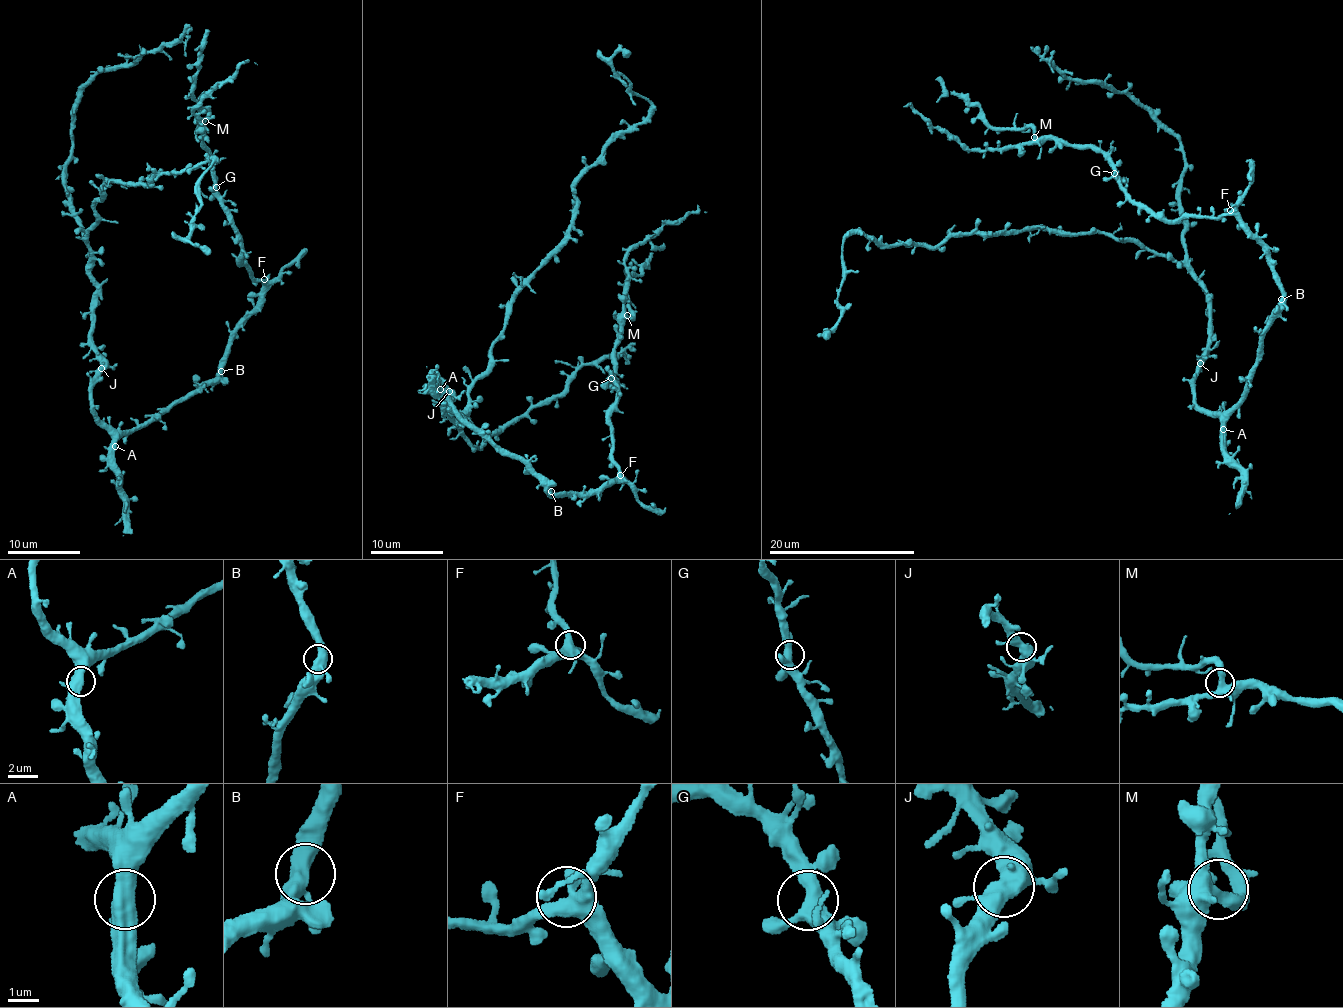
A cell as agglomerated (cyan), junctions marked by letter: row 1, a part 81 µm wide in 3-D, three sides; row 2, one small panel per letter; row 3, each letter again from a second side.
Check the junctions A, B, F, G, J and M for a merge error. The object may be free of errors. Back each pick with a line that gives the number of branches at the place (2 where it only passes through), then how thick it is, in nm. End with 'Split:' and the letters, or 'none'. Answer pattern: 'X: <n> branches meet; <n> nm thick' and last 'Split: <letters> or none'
Split: none

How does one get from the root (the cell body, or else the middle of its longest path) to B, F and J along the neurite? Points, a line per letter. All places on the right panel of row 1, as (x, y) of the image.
B: (1204, 409), (1221, 413), (1235, 408), (1256, 363), (1258, 346), (1281, 299)
F: (1204, 409), (1221, 413), (1235, 408), (1256, 363), (1258, 346), (1281, 297), (1281, 283), (1267, 250), (1230, 210)
J: (1204, 409), (1196, 402), (1194, 390), (1194, 376), (1199, 363)

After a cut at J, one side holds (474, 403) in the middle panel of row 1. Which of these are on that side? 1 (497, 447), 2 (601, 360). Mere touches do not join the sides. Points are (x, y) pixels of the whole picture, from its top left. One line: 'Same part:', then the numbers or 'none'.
Same part: 2

